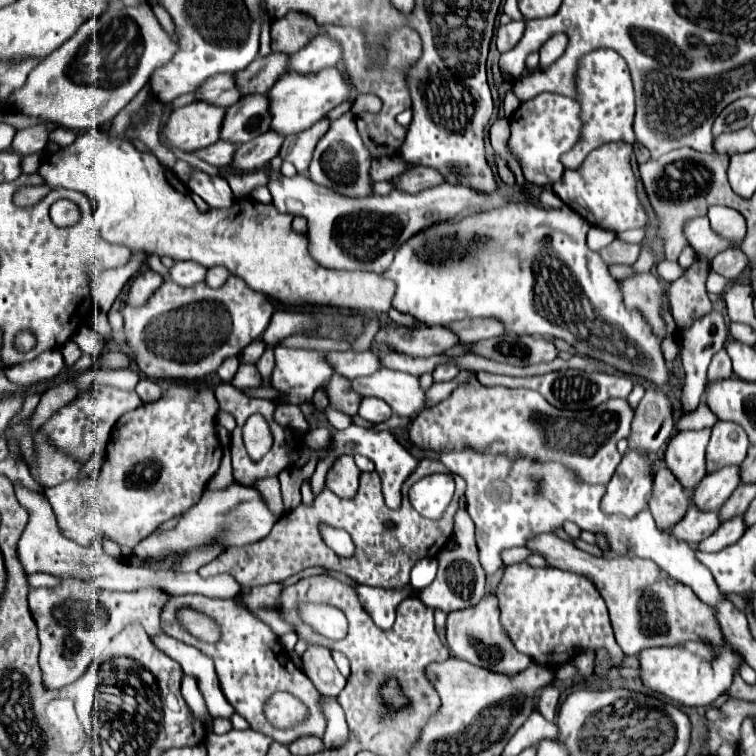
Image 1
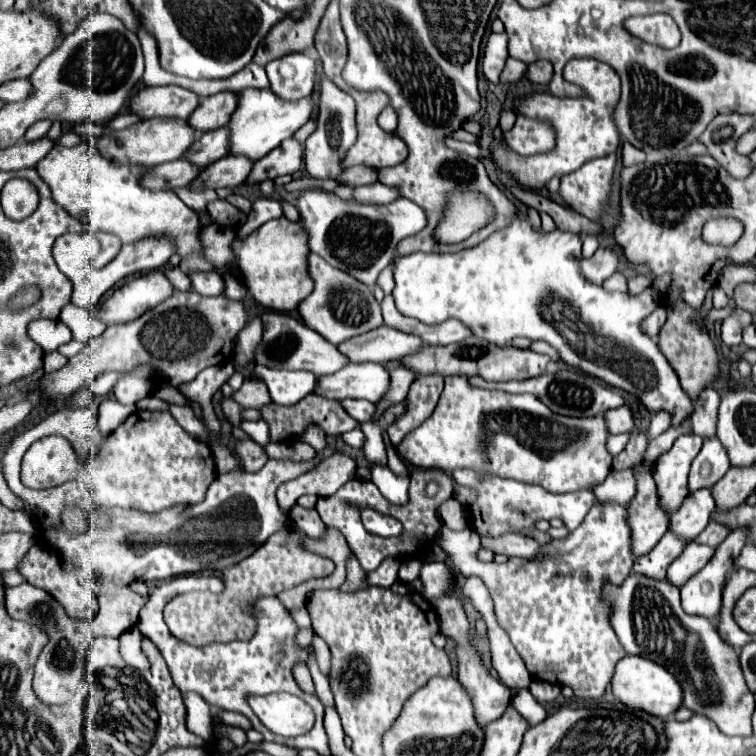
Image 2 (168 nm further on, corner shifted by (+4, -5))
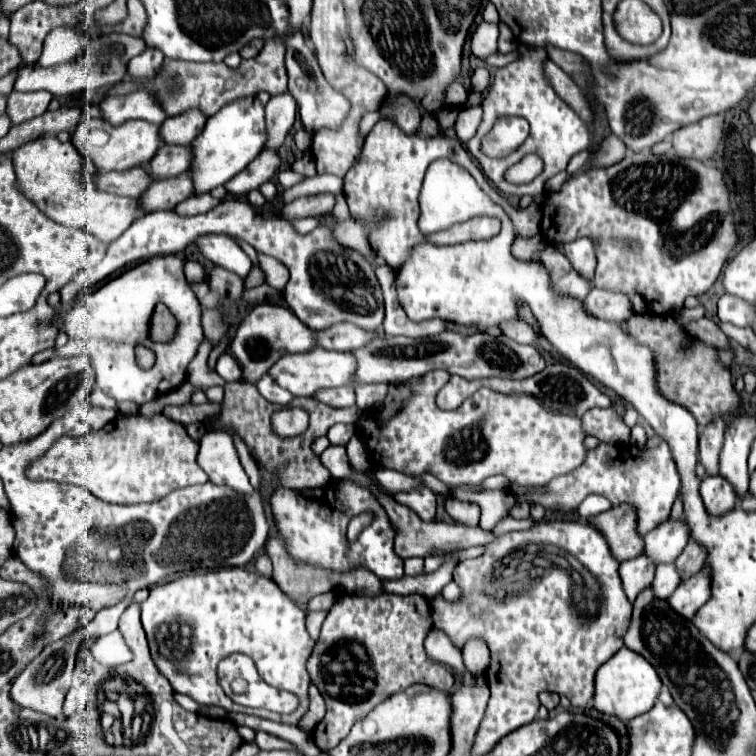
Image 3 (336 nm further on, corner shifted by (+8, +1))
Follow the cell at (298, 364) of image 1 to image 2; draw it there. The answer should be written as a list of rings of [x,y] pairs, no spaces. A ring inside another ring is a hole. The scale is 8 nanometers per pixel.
[[[254,366],[250,378],[266,384],[270,400],[280,406],[292,406],[304,396],[308,396],[316,386],[316,376],[312,372],[290,372],[266,366]]]

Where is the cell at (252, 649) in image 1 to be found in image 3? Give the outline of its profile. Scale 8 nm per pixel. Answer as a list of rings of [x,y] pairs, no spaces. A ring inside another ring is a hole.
[[[224,568],[206,574],[190,574],[172,582],[152,586],[150,596],[140,604],[142,626],[148,636],[152,660],[160,672],[170,680],[174,692],[186,694],[198,704],[220,706],[226,712],[248,712],[266,720],[298,726],[308,712],[310,676],[306,670],[314,640],[308,636],[304,620],[306,612],[286,598],[272,578],[264,578],[244,568]],[[180,626],[190,628],[190,638],[182,642]],[[242,652],[256,664],[258,674],[274,688],[290,690],[300,698],[292,720],[266,710],[252,710],[236,706],[218,684],[216,666],[226,656]]]

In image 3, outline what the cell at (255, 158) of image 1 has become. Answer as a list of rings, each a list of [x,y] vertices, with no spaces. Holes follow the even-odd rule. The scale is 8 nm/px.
[[[182,172],[180,176],[174,176],[174,178],[156,180],[148,188],[148,194],[140,196],[140,202],[146,212],[172,210],[176,204],[190,198],[192,192],[194,192],[192,172]]]

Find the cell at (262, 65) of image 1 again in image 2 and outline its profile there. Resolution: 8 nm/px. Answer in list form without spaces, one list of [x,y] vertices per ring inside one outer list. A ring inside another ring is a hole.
[[[218,92],[214,96],[202,98],[200,108],[196,108],[196,112],[192,112],[188,120],[200,134],[222,128],[228,124],[230,114],[236,108],[236,100],[238,96],[234,92]]]

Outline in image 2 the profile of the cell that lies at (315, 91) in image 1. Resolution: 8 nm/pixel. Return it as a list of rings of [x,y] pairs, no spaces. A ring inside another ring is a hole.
[[[244,88],[240,90],[240,104],[236,104],[236,112],[232,112],[232,120],[226,124],[230,132],[230,146],[228,154],[232,156],[246,156],[248,160],[256,162],[266,156],[270,150],[280,146],[282,140],[292,138],[294,132],[310,120],[314,110],[312,98],[302,98],[298,102],[286,102],[274,96],[272,90],[258,90],[258,88]]]

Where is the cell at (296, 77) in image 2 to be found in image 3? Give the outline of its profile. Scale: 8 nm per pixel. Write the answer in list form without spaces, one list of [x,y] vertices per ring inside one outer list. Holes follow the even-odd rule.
[[[288,90],[272,96],[266,104],[266,114],[268,114],[268,148],[280,148],[296,118],[294,96]]]

